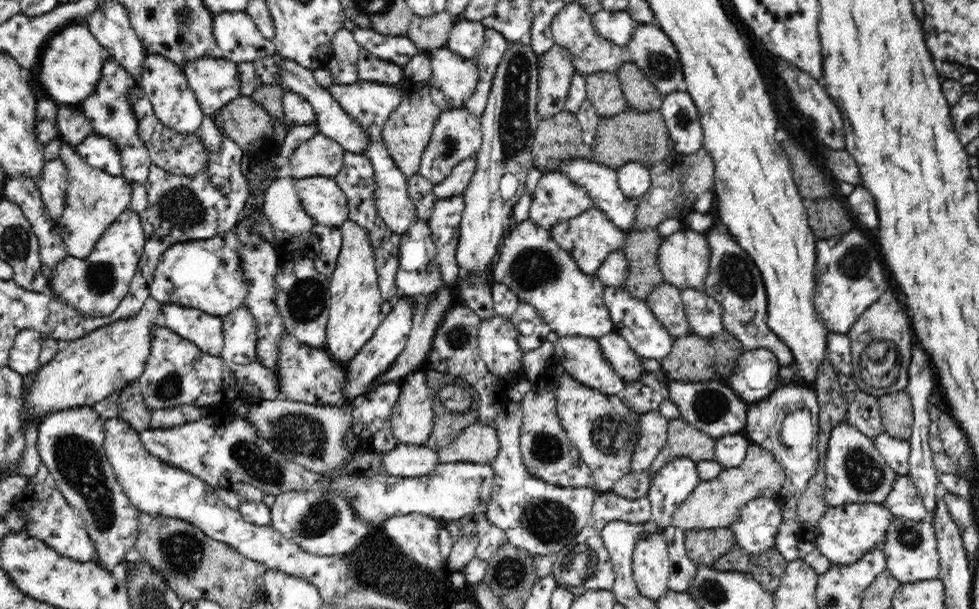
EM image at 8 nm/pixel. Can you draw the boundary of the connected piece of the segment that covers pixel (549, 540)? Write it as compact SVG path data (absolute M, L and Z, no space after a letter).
M505 401L502 410L498 411L493 420L492 425L497 432L499 451L496 458L490 463L494 471L494 492L485 515L491 524L506 533L507 543L510 545L527 550L531 555L547 556L558 552L560 548L566 545L571 545L578 537L582 528L590 521L594 502L600 492L593 488L562 488L558 485L550 485L545 480L531 475L521 457L519 438L522 421L522 405L520 402L514 401Z

